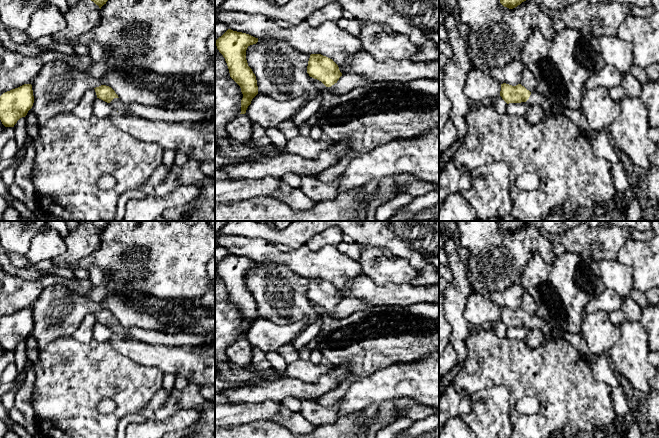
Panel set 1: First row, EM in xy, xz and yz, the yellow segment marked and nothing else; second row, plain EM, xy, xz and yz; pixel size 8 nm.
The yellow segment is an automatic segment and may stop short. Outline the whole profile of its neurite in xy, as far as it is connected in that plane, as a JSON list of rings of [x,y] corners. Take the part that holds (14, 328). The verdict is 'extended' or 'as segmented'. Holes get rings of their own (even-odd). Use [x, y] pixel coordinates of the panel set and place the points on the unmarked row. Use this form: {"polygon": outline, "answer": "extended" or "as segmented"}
{"polygon": [[[31,308],[3,317],[0,320],[0,344],[5,351],[14,351],[32,332],[34,320]]], "answer": "as segmented"}

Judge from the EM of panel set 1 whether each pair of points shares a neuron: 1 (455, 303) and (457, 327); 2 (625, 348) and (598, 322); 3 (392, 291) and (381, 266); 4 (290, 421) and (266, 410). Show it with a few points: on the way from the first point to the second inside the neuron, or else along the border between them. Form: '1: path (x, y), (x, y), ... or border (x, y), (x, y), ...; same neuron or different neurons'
1: path (455, 309), (456, 321); same neuron
2: border (617, 326), (619, 339), (608, 351); different neurons
3: border (367, 275), (380, 285), (410, 283); different neurons
4: border (282, 408), (271, 419); different neurons

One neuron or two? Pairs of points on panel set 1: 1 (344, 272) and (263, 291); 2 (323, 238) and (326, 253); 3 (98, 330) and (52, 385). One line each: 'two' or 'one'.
1: two
2: two
3: two

